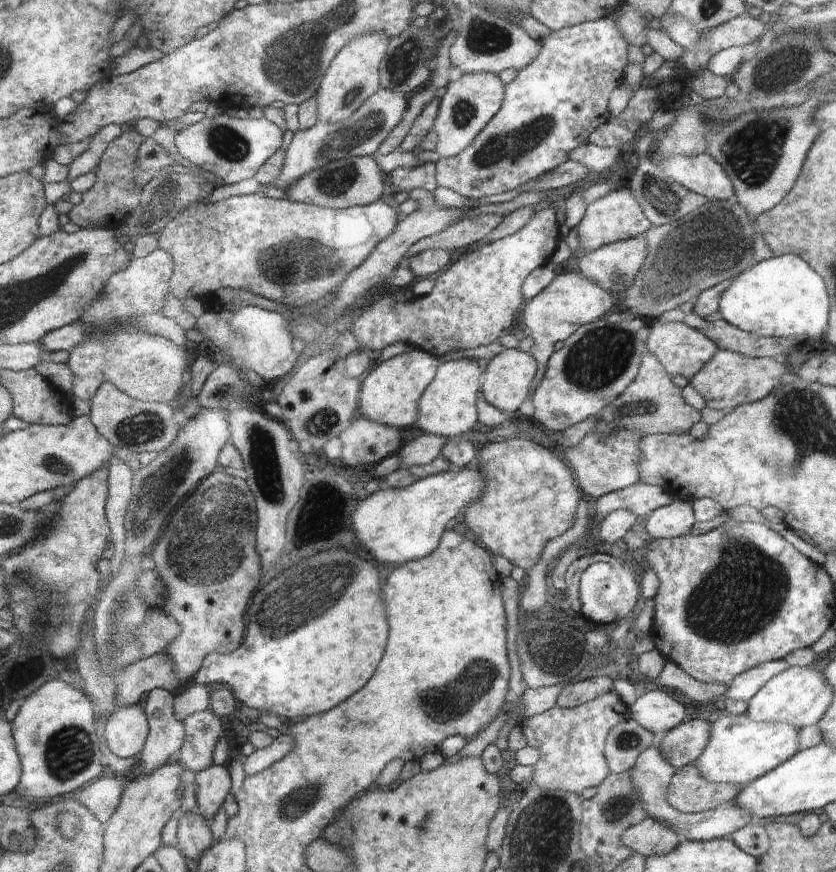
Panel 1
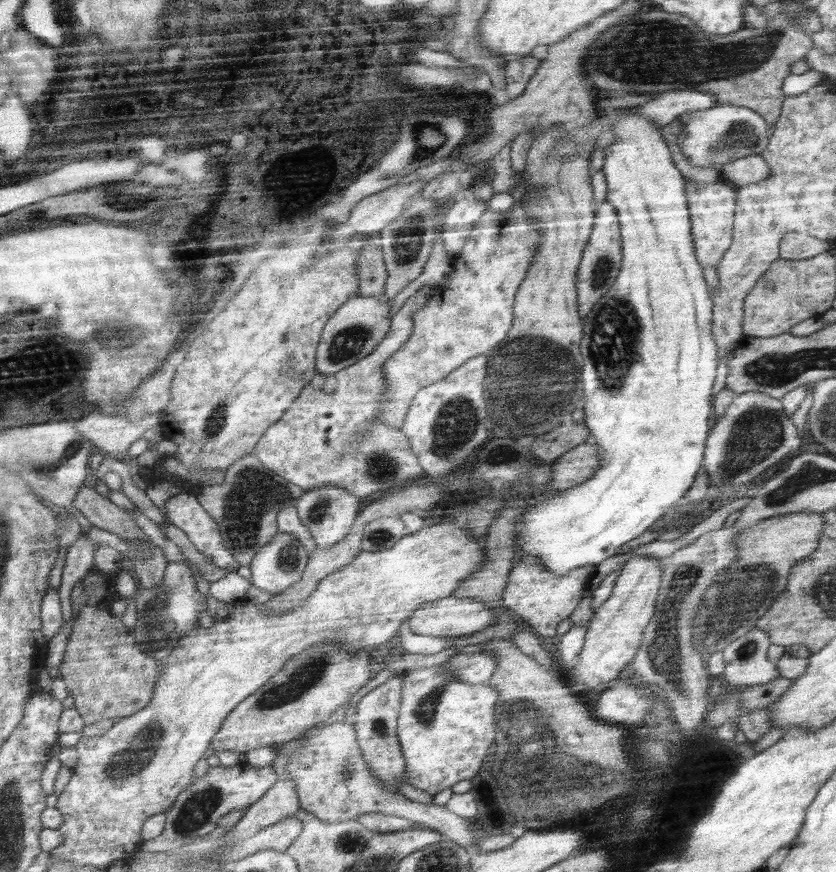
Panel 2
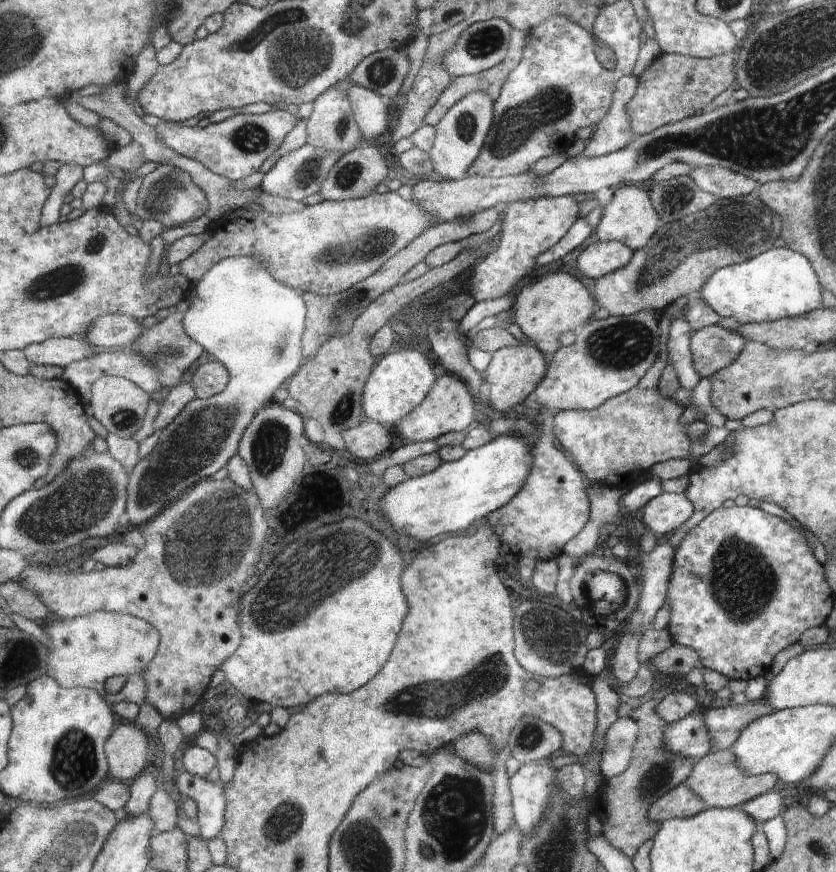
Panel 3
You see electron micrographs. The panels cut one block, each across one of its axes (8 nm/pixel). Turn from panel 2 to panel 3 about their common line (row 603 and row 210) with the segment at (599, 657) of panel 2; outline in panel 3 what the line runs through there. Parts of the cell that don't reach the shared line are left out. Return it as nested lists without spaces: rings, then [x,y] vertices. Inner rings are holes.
[[[621,185],[615,188],[612,200],[603,208],[601,219],[594,230],[600,242],[618,241],[631,247],[632,251],[643,249],[662,225],[644,185]]]

